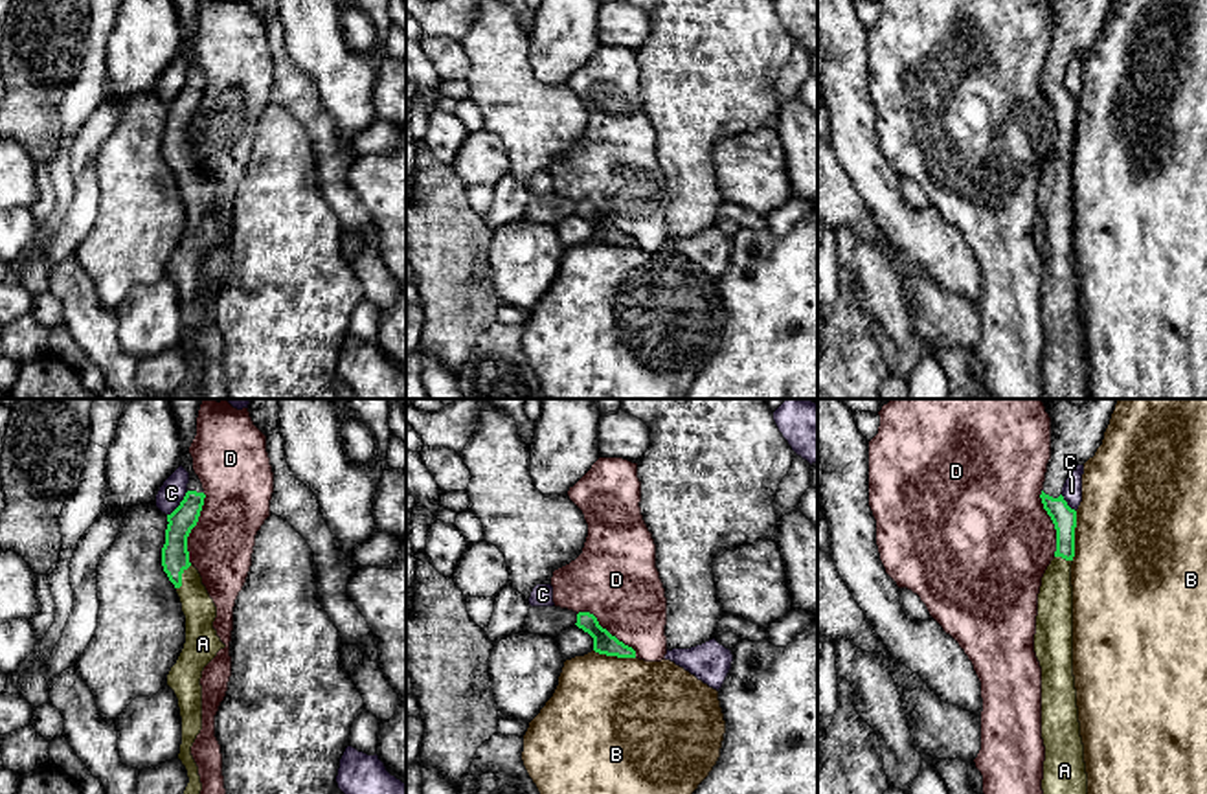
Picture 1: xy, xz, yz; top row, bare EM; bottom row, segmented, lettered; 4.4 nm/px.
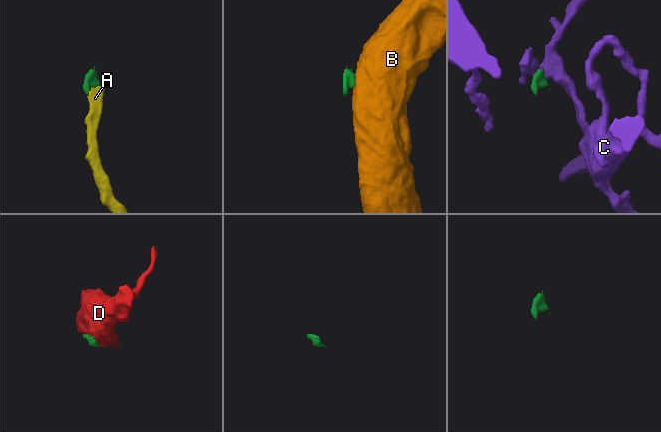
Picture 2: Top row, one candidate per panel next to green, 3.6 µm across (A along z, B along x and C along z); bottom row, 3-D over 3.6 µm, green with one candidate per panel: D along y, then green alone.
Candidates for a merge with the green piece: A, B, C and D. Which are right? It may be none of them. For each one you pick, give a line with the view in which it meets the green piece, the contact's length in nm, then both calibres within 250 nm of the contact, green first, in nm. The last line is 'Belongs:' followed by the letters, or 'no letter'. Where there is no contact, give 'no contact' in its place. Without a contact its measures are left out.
A: meets green in xy; contact 130 nm long; 130 nm thick on the green side, 140 nm on the other
Belongs: A

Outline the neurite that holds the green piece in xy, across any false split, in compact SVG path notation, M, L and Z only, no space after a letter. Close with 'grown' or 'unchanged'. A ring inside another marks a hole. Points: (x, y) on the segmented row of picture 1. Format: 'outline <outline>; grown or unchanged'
outline M169 399L184 441L180 465L189 472L187 493L180 505L167 515L165 544L162 548L162 566L175 584L186 616L186 643L167 675L167 686L178 698L182 717L182 744L178 759L187 770L189 783L184 794L200 794L202 783L198 766L191 755L191 746L202 730L202 671L226 645L217 636L213 621L217 607L209 597L198 570L189 562L187 537L197 526L204 489L193 471L189 447L197 436L197 417L202 399Z; grown

